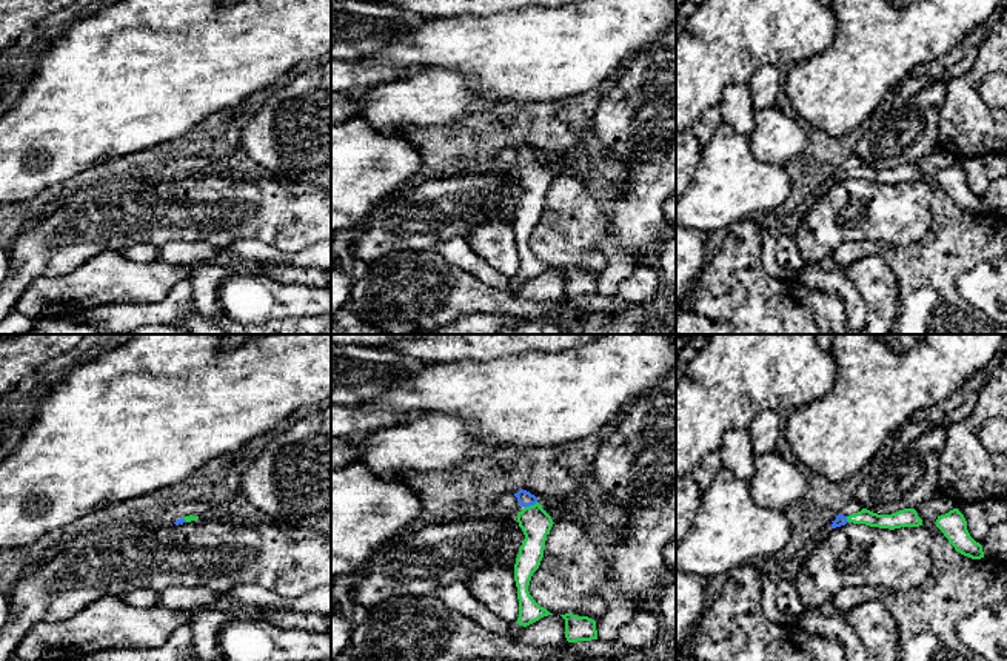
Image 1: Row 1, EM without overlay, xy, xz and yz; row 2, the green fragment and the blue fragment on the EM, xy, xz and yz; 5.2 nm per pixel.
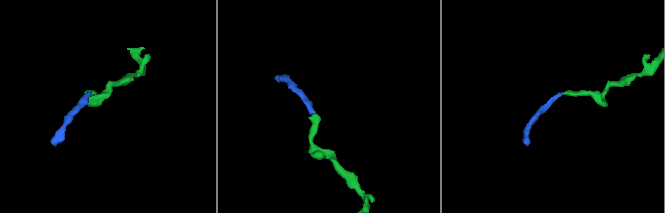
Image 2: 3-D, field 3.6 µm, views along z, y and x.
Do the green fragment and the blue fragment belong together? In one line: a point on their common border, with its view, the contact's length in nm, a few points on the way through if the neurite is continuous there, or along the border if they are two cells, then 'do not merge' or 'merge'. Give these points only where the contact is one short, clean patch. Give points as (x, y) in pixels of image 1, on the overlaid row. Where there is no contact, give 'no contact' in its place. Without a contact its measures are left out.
contact xz (530, 506); length 70 nm; way xz (535, 521), (530, 506), (525, 498); merge

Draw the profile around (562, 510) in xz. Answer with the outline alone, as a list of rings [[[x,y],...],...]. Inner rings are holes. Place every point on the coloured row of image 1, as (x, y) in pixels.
[[[567,498],[560,501],[539,501],[540,507],[551,516],[554,524],[562,524],[567,521],[579,522],[574,515],[574,498]]]

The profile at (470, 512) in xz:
[[[467,507],[462,508],[456,513],[457,519],[463,519],[463,518],[483,518],[483,516],[499,516],[504,518],[507,521],[513,521],[519,525],[517,522],[517,513],[511,513],[511,512],[502,512],[502,510],[482,510],[482,508],[476,508],[476,507]]]

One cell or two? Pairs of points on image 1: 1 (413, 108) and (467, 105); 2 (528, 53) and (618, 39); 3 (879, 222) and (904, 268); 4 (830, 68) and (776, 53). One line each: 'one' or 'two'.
1: one
2: one
3: two
4: two

